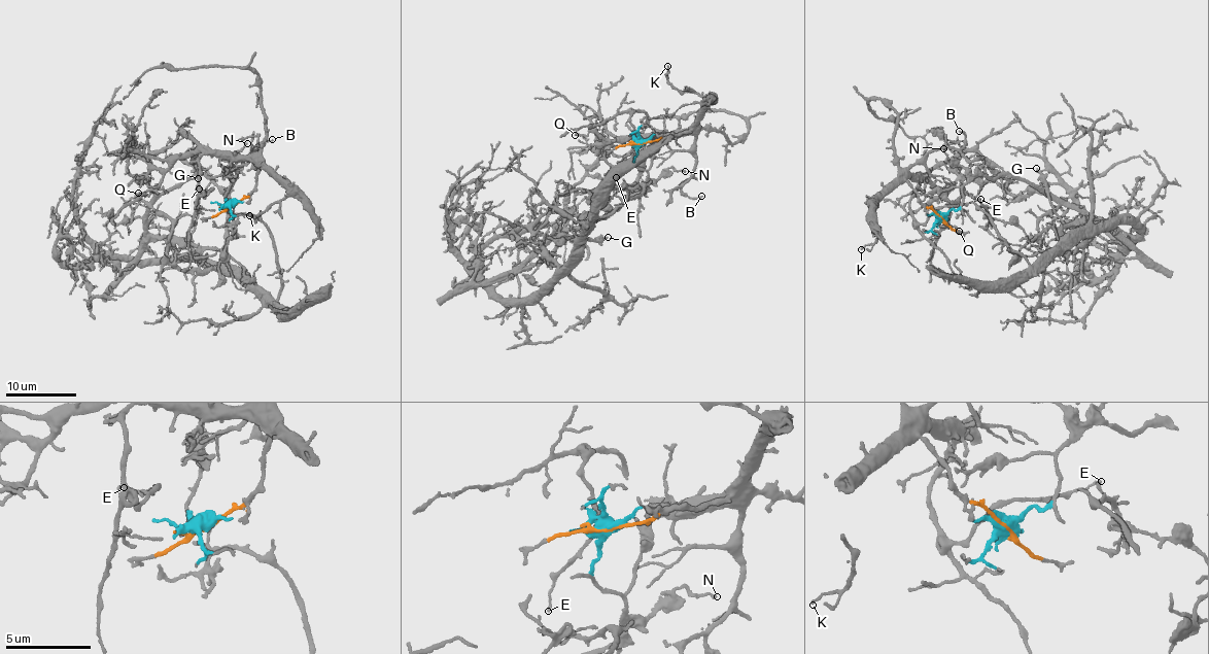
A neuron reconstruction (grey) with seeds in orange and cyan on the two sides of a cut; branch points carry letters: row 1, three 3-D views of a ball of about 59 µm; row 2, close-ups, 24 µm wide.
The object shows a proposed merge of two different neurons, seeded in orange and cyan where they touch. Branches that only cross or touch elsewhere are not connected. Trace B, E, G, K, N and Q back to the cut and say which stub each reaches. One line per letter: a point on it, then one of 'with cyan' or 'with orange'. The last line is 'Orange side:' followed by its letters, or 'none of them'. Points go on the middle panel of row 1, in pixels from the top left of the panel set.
B: at (701, 196); with orange
E: at (616, 177); with orange
G: at (608, 237); with cyan
K: at (667, 66); with orange
N: at (685, 171); with cyan
Q: at (575, 135); with orange
Orange side: B, E, K, Q

